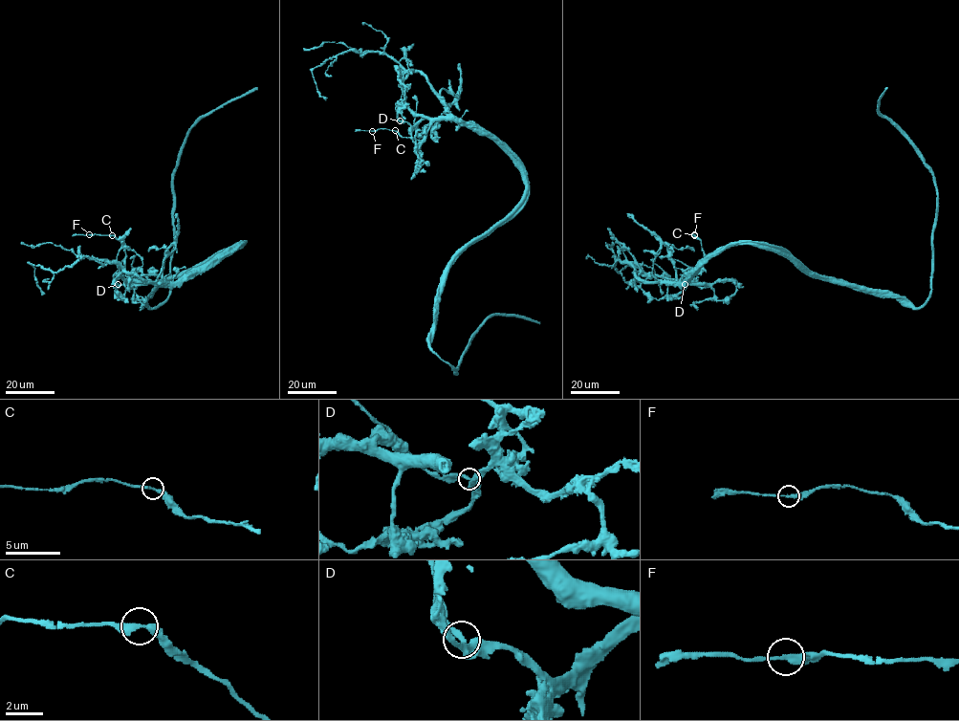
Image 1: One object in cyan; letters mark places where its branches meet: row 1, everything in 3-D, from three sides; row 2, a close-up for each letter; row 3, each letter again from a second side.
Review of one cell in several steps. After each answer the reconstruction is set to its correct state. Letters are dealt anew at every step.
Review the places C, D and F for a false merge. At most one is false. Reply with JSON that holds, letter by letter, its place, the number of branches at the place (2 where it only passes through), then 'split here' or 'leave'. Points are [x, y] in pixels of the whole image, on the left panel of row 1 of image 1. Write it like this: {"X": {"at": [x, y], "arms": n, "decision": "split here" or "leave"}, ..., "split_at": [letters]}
{"C": {"at": [112, 235], "arms": 2, "decision": "leave"}, "D": {"at": [118, 284], "arms": 2, "decision": "split here"}, "F": {"at": [89, 234], "arms": 2, "decision": "leave"}, "split_at": ["D"]}

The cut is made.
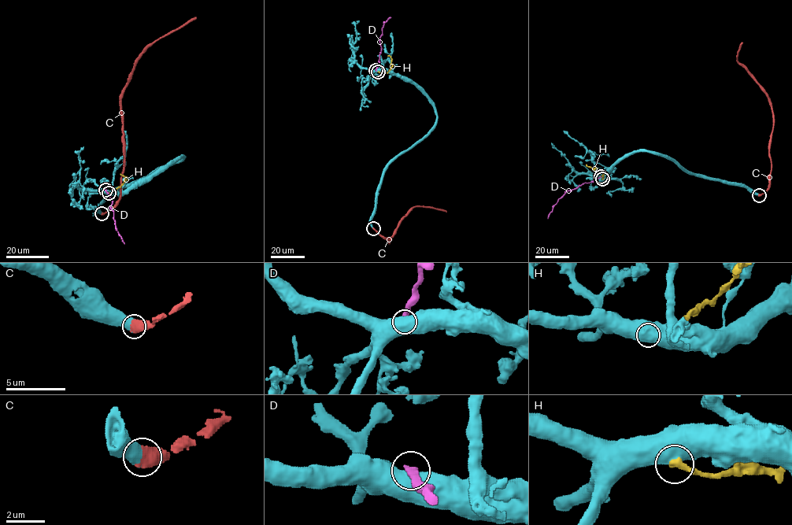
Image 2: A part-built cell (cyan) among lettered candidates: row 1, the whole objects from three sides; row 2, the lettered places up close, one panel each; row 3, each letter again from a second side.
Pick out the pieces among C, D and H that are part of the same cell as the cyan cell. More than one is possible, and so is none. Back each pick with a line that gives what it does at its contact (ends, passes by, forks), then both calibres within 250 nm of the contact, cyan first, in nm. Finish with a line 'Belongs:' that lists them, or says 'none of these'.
C: It ends there. Thickness 650 nm (cyan) against 700 nm
Belongs: C

